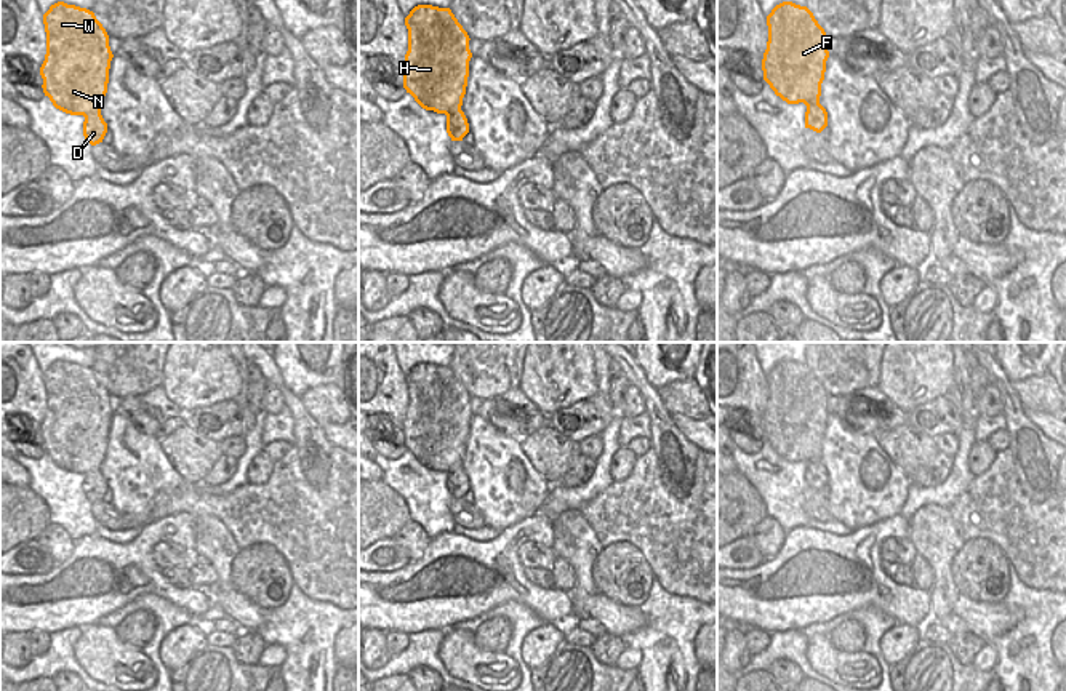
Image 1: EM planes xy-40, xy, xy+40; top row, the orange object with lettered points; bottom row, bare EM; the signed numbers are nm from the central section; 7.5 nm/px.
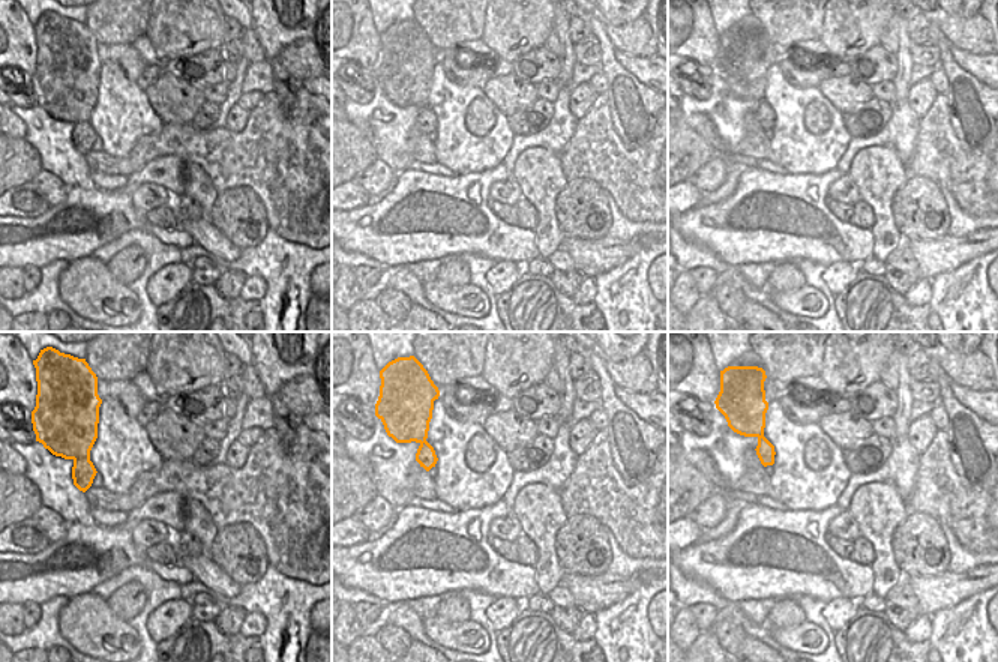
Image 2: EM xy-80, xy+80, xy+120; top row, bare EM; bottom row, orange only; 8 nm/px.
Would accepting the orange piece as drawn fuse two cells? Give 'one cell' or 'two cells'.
one cell

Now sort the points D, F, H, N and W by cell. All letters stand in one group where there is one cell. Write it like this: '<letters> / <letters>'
D F H N W

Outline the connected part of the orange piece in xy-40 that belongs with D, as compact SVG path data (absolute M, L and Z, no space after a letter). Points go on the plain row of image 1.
M58 360L43 373L46 413L40 425L43 451L53 464L83 473L83 494L96 504L107 491L101 464L114 416L109 393L94 371Z

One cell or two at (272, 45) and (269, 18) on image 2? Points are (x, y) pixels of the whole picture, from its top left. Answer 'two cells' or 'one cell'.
one cell

